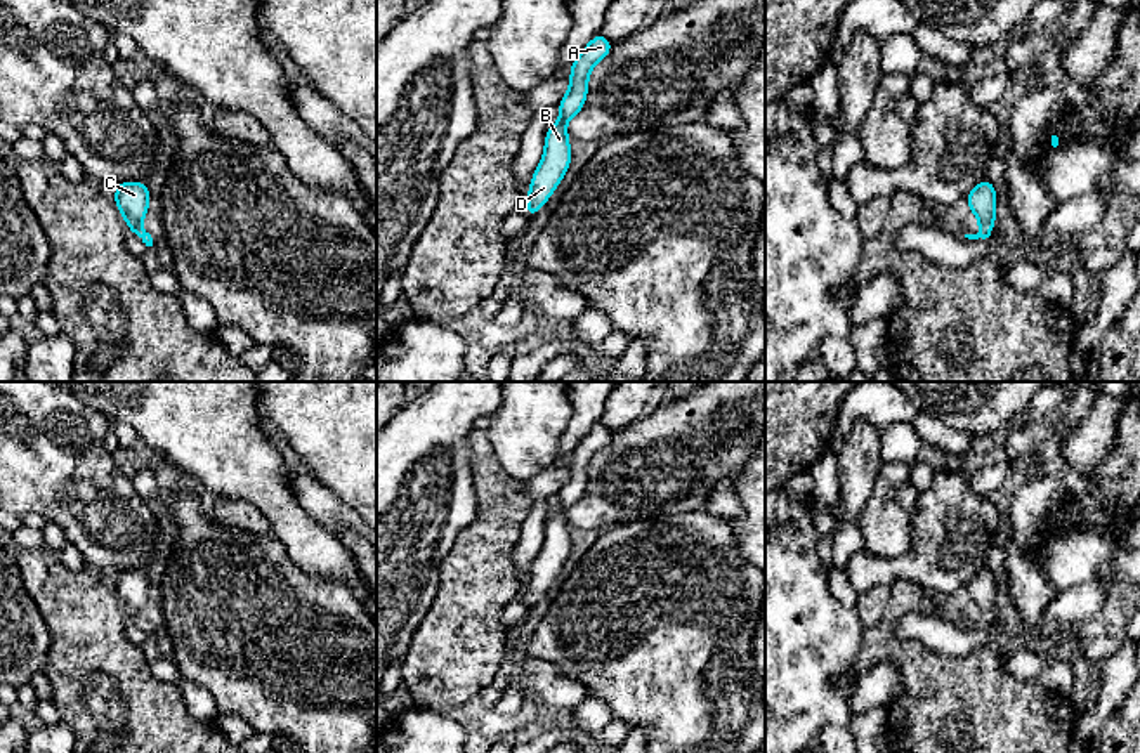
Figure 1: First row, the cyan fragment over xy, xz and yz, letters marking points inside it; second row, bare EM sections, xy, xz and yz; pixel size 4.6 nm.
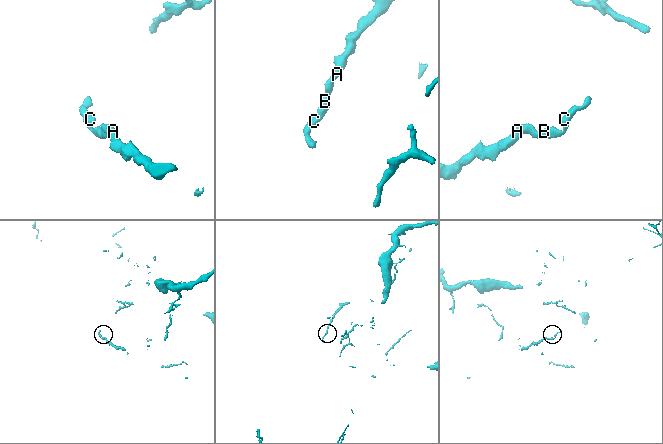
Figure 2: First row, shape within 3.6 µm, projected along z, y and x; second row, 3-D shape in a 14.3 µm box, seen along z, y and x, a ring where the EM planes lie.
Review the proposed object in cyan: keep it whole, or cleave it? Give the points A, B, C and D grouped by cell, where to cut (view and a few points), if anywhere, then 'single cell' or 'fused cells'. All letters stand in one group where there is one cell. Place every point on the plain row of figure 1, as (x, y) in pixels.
groups A B C D; cut none; single cell

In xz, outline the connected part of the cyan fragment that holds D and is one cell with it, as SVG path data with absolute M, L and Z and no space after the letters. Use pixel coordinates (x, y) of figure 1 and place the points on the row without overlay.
M597 422L571 453L569 479L559 491L560 505L548 515L541 552L533 562L526 602L533 607L547 592L571 553L567 510L583 498L588 482L588 463L593 455L609 444L613 432Z

